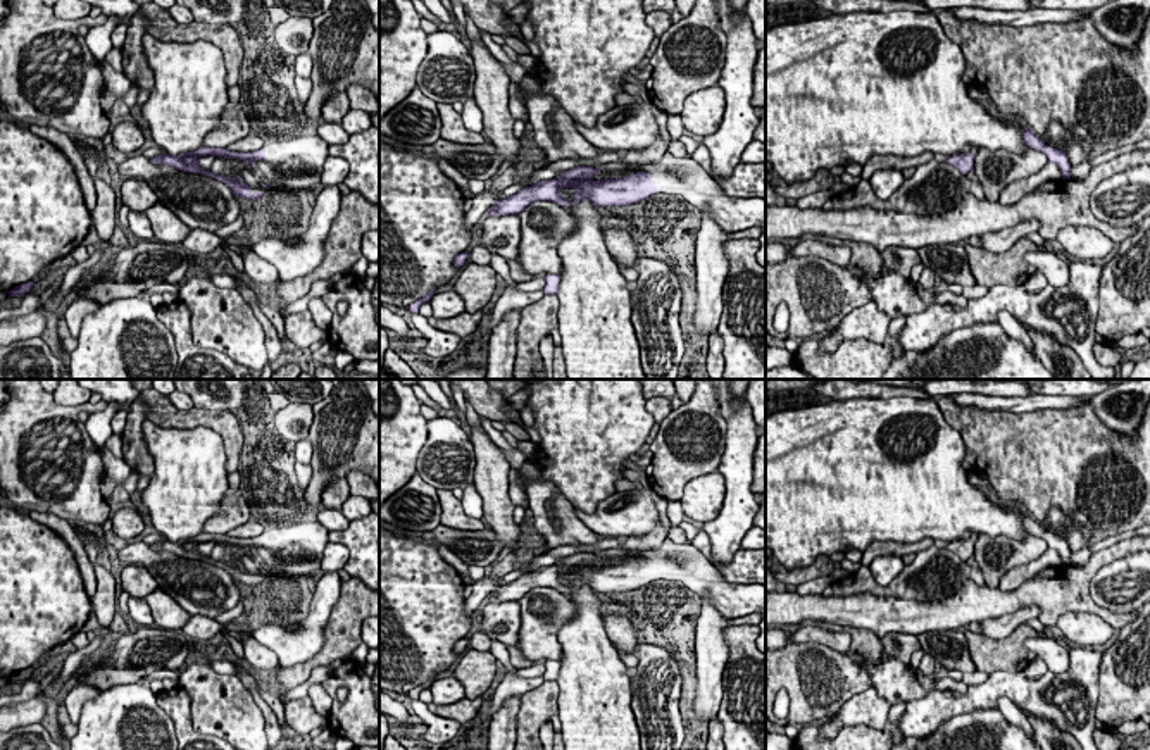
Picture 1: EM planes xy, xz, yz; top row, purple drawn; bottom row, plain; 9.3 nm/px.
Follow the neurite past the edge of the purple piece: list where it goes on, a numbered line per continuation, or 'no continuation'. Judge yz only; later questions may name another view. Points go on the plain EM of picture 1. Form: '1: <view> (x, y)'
no continuation

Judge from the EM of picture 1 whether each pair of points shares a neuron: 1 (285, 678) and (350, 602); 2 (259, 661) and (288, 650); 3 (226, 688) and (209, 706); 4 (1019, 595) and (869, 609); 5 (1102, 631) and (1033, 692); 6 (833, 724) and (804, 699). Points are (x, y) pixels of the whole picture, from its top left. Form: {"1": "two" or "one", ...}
{"1": "one", "2": "two", "3": "one", "4": "one", "5": "two", "6": "two"}

